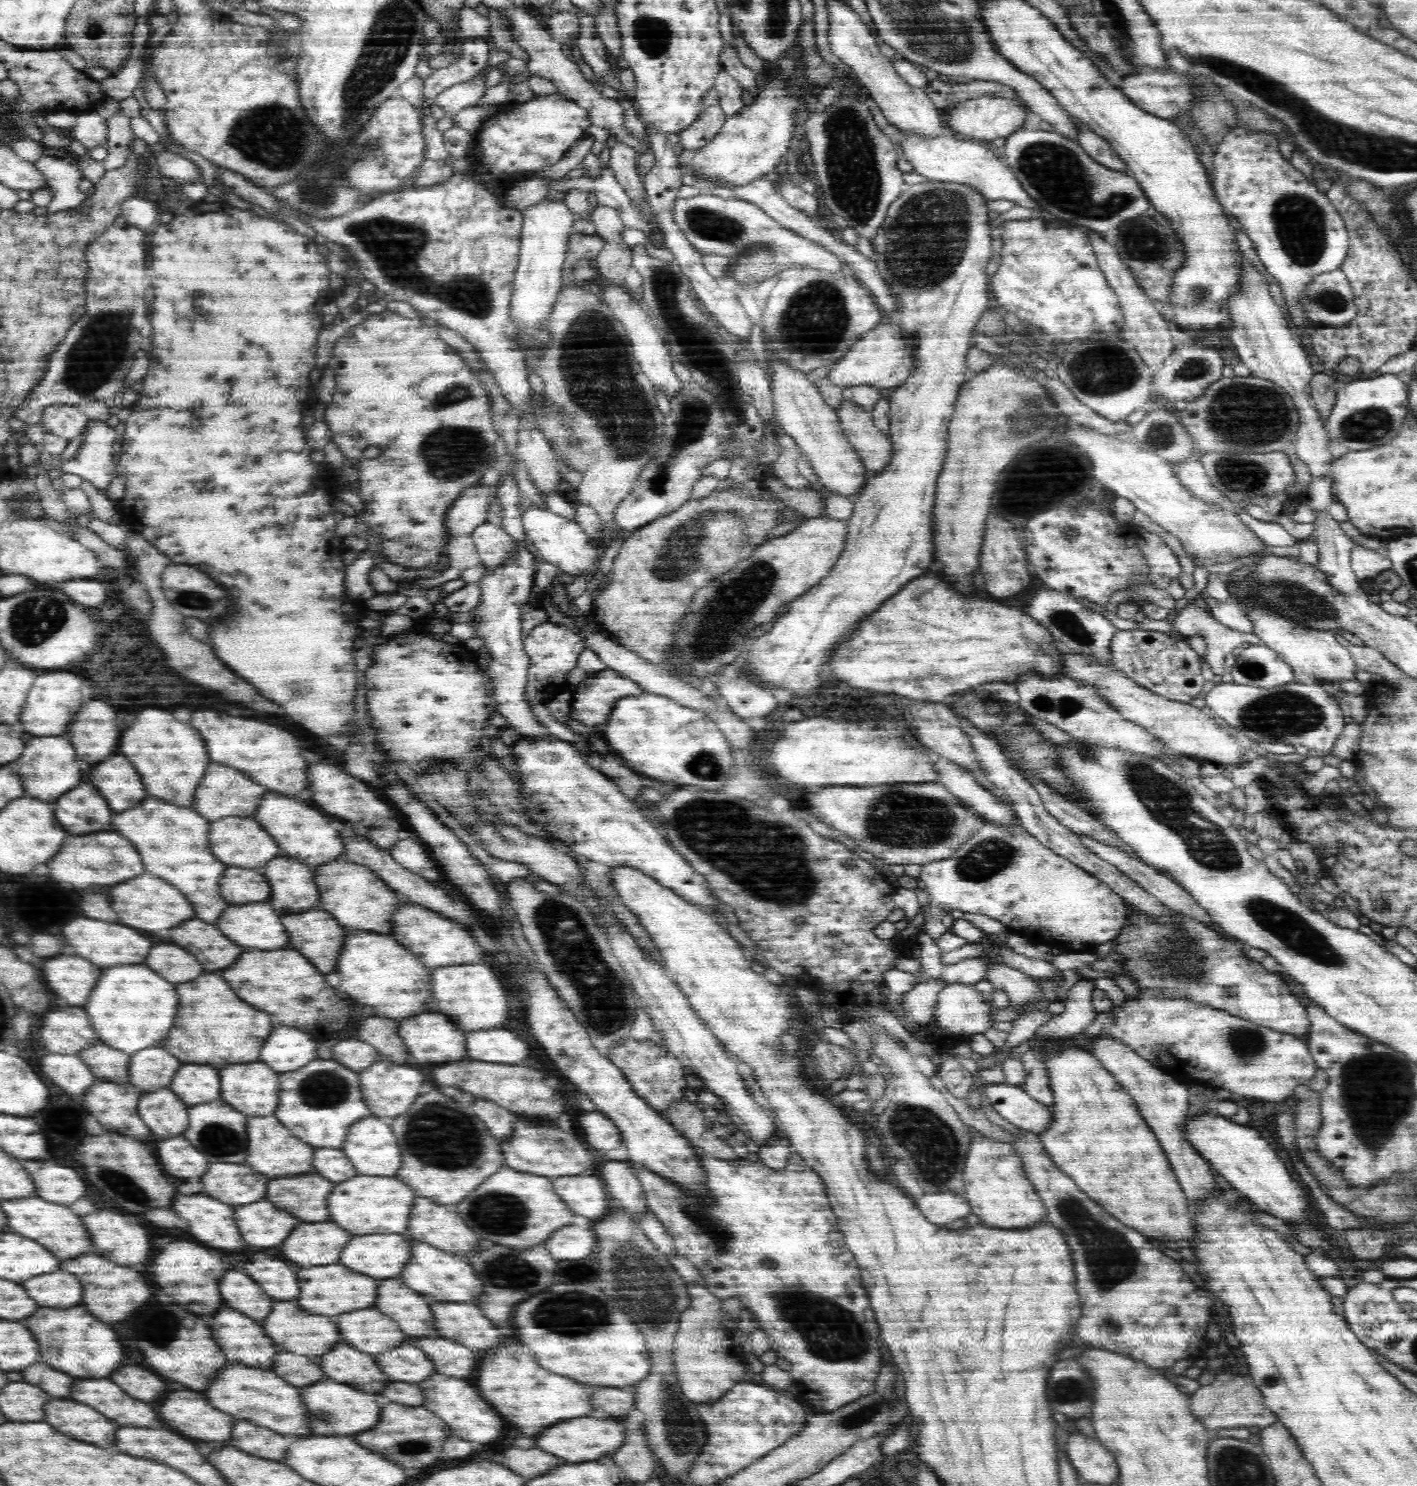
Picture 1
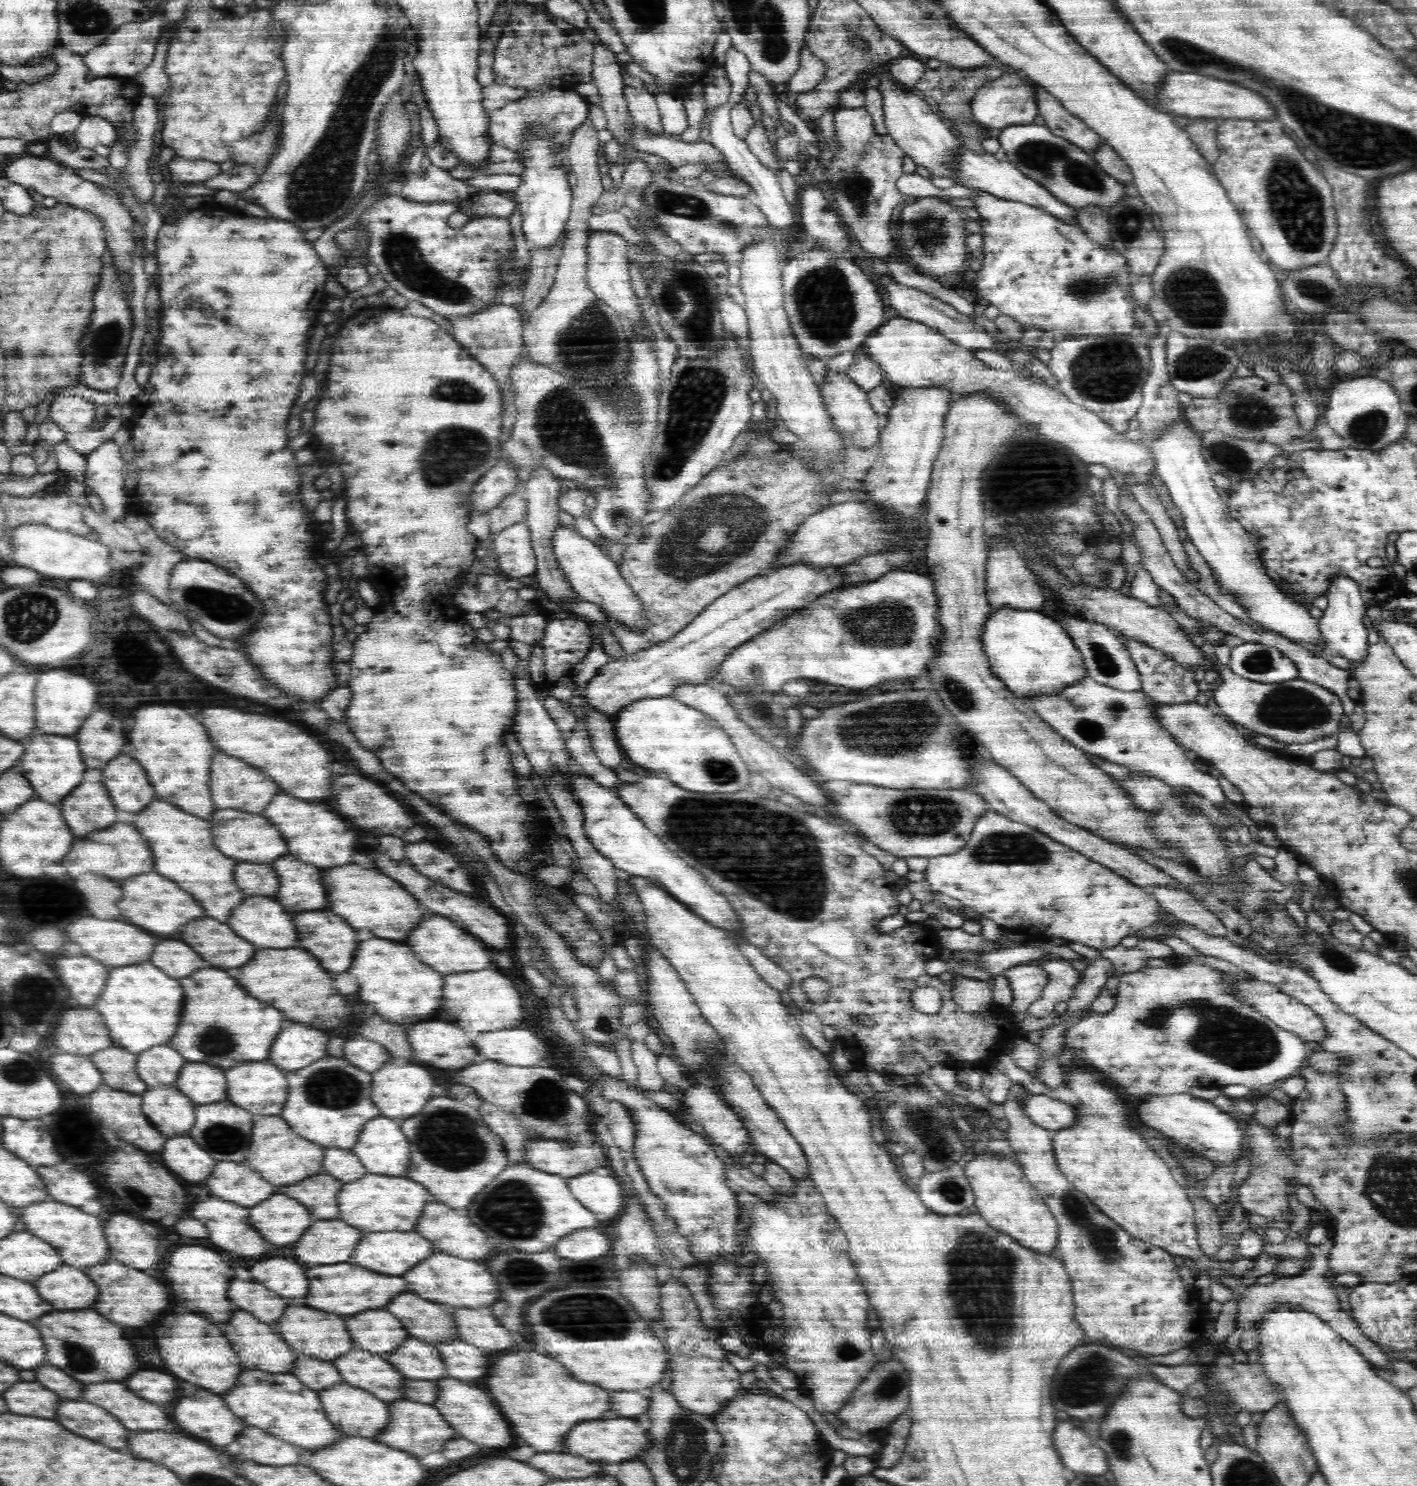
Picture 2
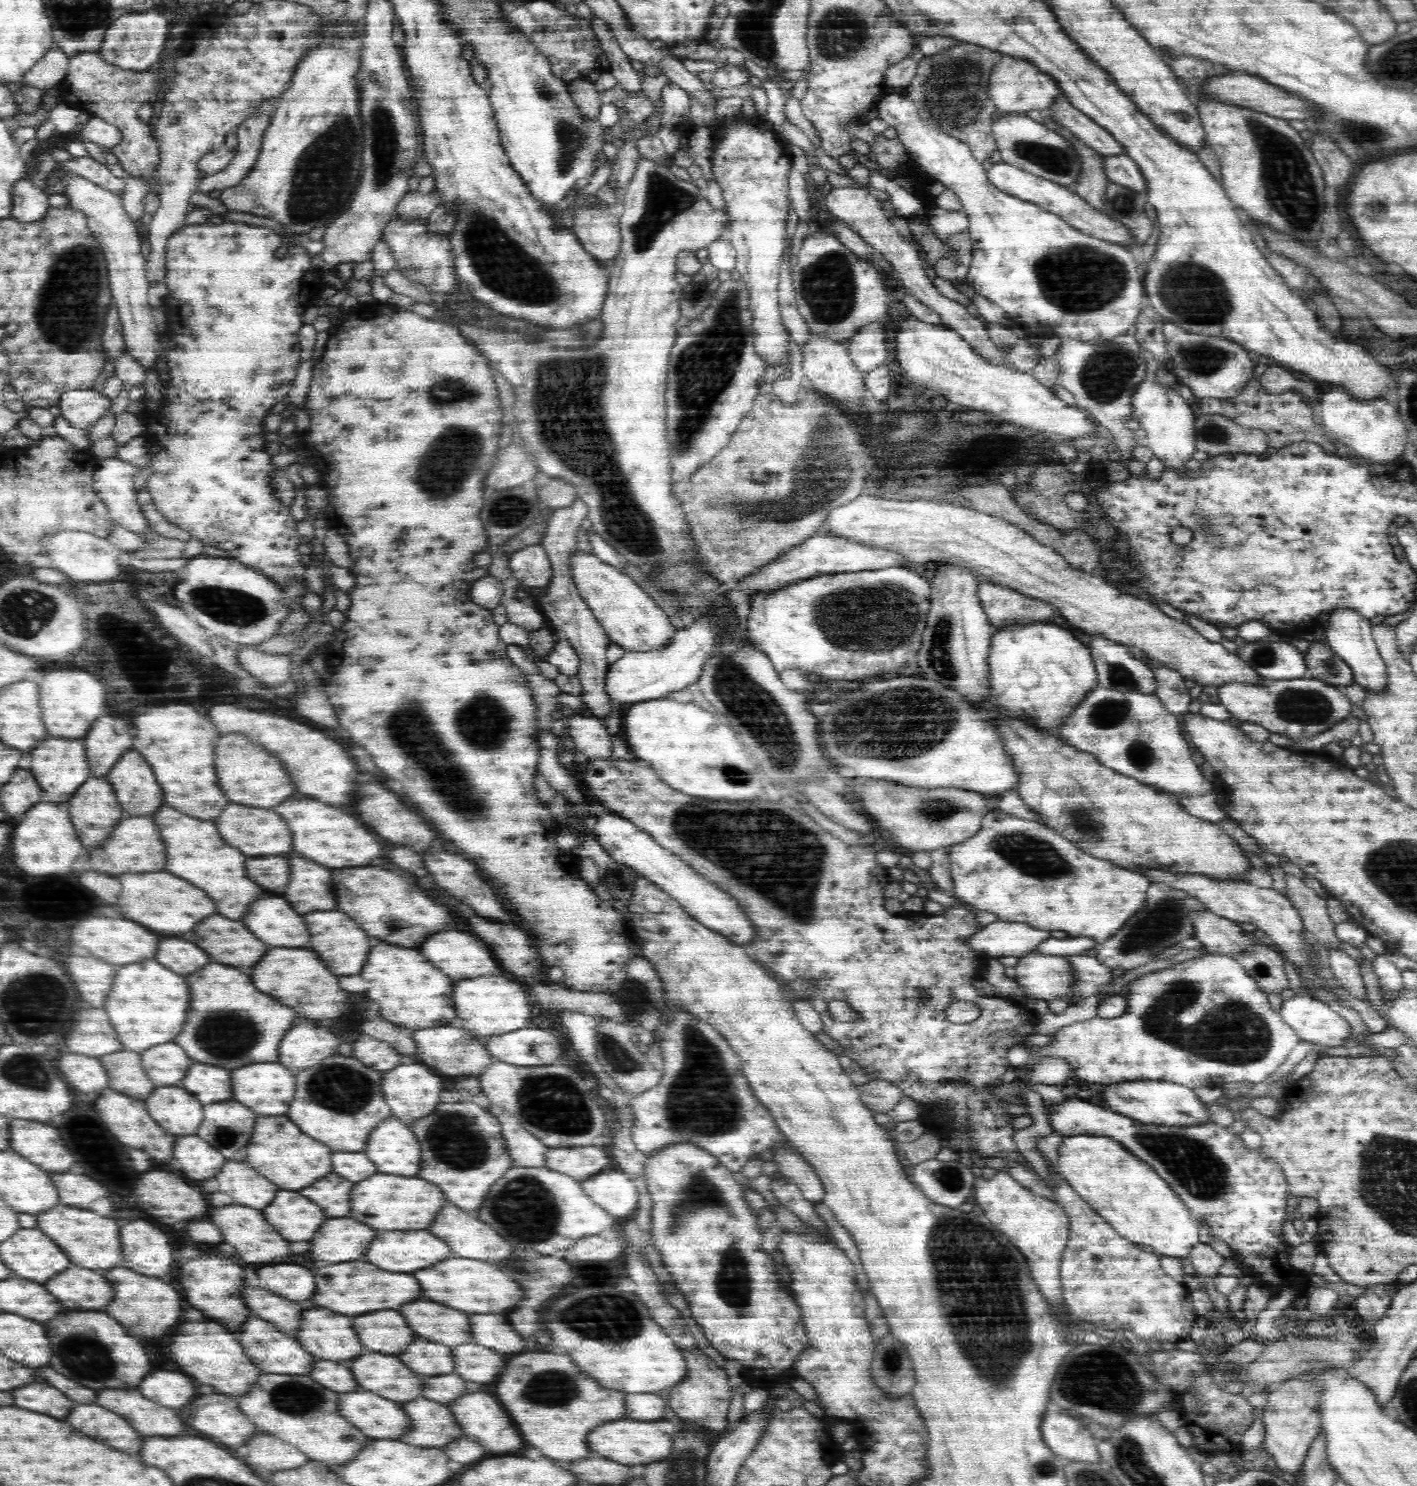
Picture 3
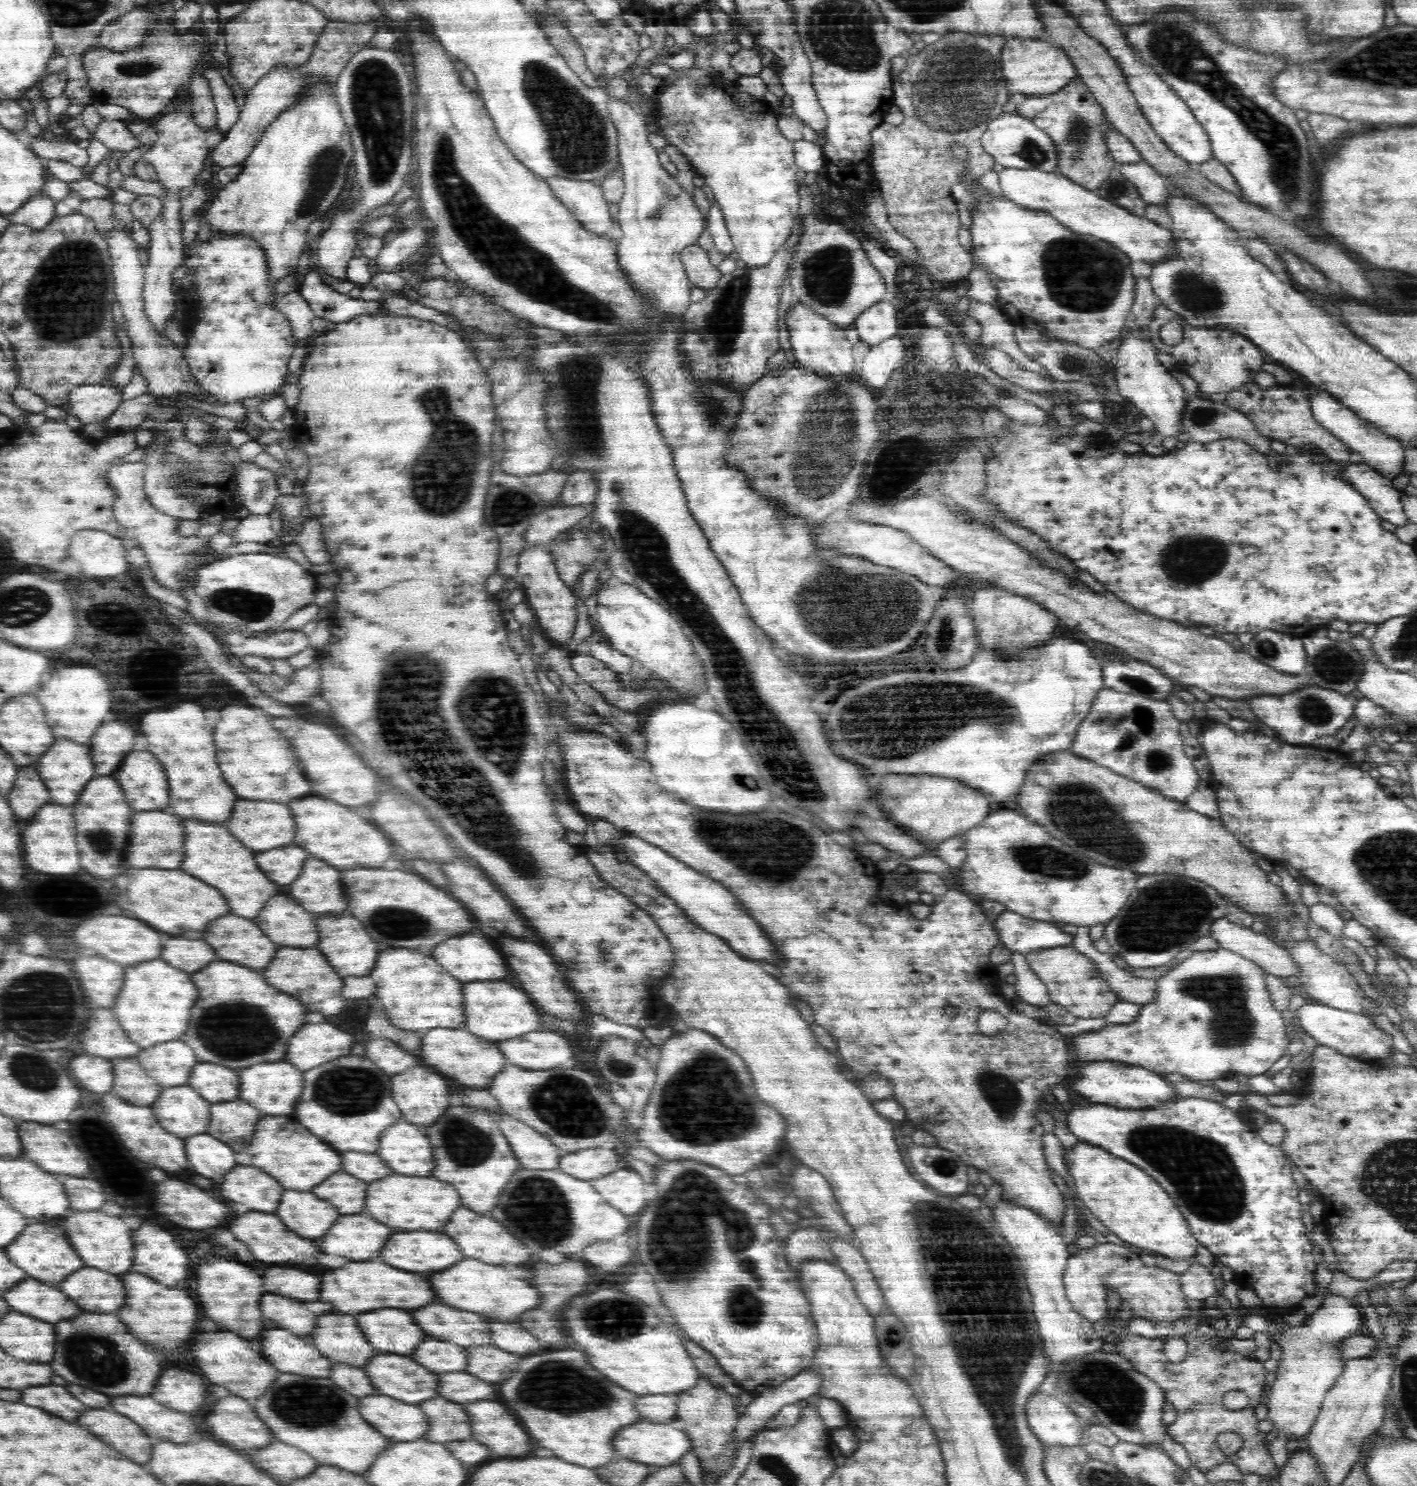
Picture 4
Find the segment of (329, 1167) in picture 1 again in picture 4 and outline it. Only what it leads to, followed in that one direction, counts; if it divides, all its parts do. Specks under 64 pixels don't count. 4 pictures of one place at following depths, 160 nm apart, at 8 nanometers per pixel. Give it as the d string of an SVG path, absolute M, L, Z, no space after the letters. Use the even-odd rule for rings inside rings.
M346 1151L341 1153L341 1156L342 1164L346 1164L346 1172L350 1172L352 1176L358 1176L360 1180L372 1182L372 1180L380 1180L384 1176L392 1175L392 1170L376 1154Z

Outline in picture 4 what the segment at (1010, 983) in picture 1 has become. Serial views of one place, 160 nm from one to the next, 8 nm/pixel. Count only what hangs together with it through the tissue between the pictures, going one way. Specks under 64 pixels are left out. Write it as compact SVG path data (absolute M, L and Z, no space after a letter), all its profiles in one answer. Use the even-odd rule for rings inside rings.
M1070 945L1030 951L1025 955L1028 967L1047 986L1051 1002L1064 1007L1077 1018L1105 1017L1112 1006L1120 1001L1106 982L1097 962Z

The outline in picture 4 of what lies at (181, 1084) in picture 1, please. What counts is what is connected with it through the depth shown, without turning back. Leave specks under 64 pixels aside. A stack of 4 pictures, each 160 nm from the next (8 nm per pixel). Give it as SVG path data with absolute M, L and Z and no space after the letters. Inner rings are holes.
M199 1061L190 1073L188 1084L210 1102L236 1100L240 1092L240 1078L234 1070Z

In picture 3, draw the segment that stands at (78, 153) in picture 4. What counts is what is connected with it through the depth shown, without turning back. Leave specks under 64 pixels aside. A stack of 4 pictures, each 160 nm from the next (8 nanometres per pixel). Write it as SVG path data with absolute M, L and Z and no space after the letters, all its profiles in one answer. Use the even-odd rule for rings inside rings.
M89 156L76 157L73 161L58 163L56 167L83 176L86 180L116 194L120 194L125 185L124 178L114 176L107 164L95 161Z

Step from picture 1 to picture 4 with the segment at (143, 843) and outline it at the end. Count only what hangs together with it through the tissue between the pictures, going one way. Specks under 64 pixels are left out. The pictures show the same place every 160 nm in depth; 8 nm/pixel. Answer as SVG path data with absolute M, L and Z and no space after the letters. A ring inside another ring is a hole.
M186 820L186 844L186 864L182 864L182 870L214 884L214 888L222 888L226 900L230 900L232 914L254 918L260 914L264 904L278 894L278 886L258 870L254 860L256 854L244 848L224 826Z

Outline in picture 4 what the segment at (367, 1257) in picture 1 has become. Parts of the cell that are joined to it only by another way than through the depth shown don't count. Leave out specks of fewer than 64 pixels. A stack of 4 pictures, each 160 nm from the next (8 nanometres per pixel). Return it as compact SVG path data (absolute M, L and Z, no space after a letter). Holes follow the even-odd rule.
M428 1230L394 1234L394 1240L386 1244L386 1252L380 1256L386 1264L408 1272L442 1270L442 1266L452 1266L462 1258L464 1254L450 1236Z

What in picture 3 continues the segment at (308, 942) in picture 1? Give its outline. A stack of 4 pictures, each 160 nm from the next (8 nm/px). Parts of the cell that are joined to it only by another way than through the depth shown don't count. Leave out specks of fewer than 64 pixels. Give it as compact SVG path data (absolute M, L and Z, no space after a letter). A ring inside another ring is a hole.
M336 910L312 912L312 914L306 914L306 922L310 924L310 944L308 944L308 948L316 950L322 956L322 962L336 976L358 974L366 964L368 950L380 942L378 938L370 938L368 934L364 934L362 928L354 920L350 920L344 912L336 912Z

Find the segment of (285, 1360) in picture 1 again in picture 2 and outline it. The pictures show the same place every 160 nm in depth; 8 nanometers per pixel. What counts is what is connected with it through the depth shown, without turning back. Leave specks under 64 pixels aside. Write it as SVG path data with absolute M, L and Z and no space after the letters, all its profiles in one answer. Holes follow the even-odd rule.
M298 1356L298 1370L291 1372L298 1380L304 1382L308 1389L318 1392L334 1388L336 1384L342 1382L338 1370L330 1362L322 1362L310 1356Z

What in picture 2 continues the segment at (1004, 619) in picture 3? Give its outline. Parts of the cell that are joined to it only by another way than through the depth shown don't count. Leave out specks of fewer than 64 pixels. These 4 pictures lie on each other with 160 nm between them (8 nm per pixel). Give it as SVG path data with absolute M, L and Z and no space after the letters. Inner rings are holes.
M1002 544L990 552L987 556L986 578L986 598L991 610L1010 608L1030 611L1038 610L1044 604L1044 589L1034 582L1032 574L1027 571L1027 565L1020 559L1014 547Z

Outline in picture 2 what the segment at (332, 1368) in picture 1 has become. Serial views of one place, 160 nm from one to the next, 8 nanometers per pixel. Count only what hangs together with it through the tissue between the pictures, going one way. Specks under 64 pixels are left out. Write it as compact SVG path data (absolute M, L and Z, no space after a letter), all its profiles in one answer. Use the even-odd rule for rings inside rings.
M354 1350L350 1356L342 1356L342 1360L332 1360L332 1364L338 1364L342 1380L372 1392L380 1400L396 1400L402 1396L404 1376L378 1354Z

